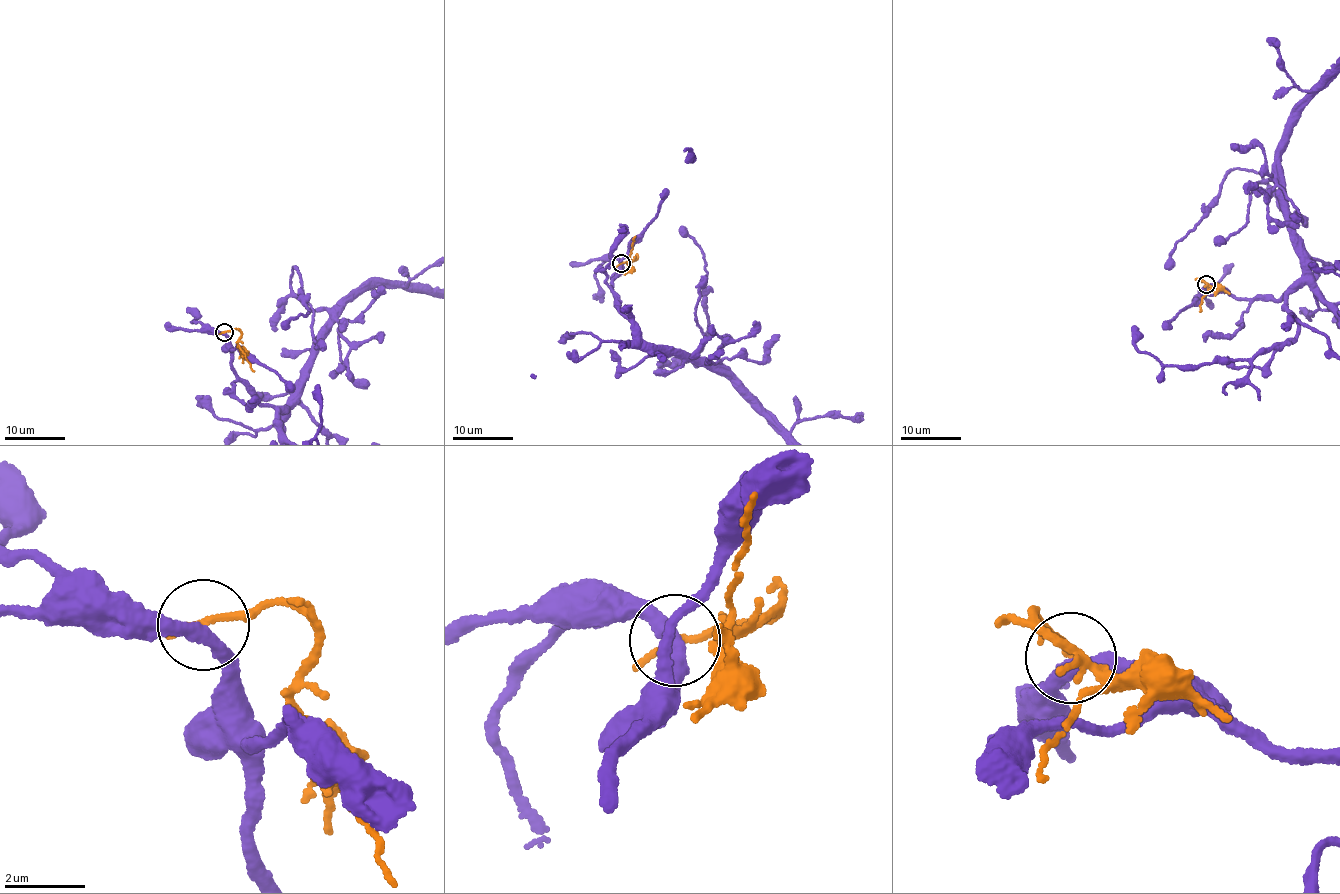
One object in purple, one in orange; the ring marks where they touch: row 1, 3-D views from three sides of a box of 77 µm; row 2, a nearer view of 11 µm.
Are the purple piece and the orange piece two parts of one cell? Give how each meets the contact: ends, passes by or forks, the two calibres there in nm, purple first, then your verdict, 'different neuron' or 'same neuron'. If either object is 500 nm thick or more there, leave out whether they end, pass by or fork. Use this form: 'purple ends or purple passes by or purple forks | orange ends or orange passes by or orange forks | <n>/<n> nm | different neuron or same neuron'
purple passes by | orange ends | 360/190 nm | different neuron

